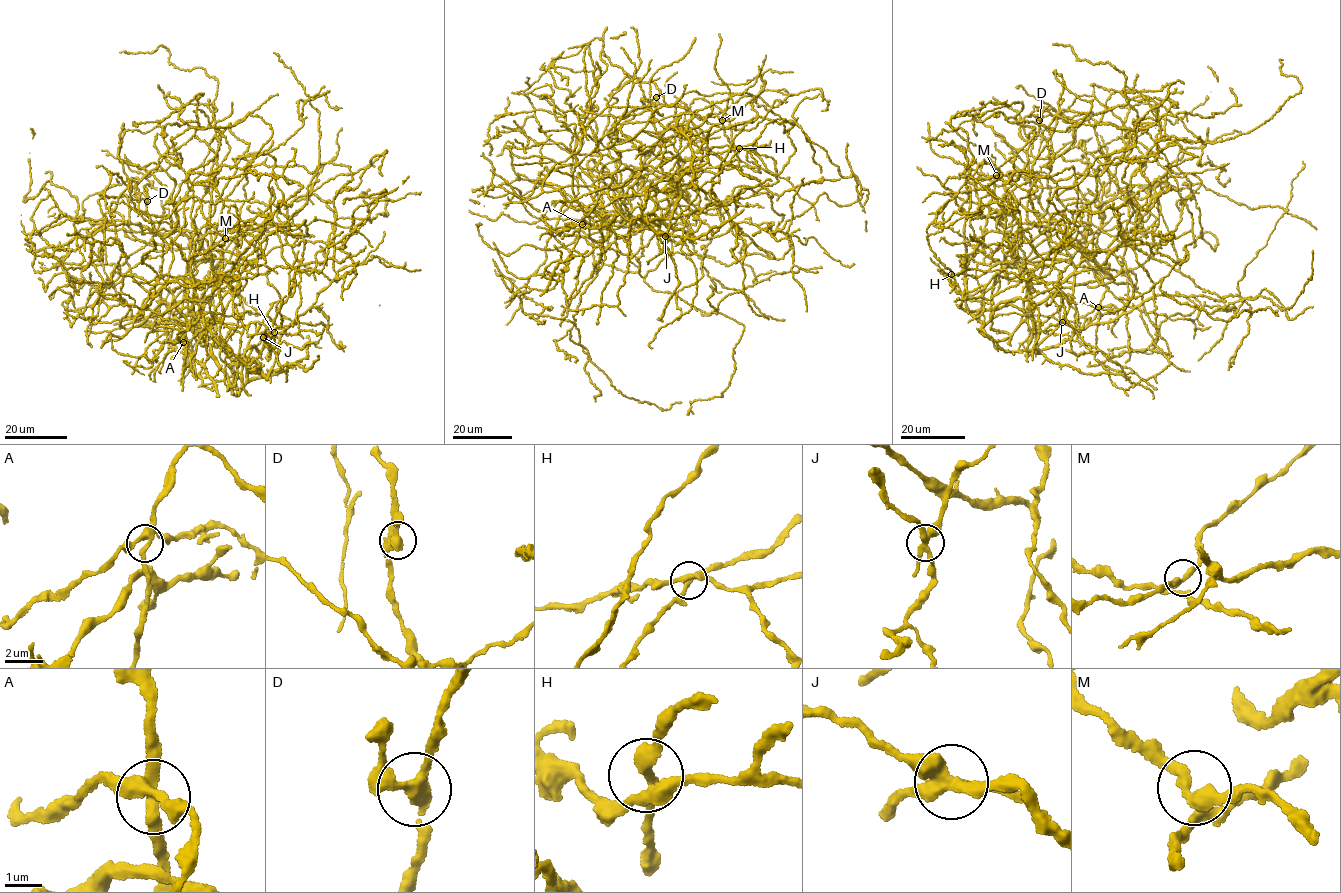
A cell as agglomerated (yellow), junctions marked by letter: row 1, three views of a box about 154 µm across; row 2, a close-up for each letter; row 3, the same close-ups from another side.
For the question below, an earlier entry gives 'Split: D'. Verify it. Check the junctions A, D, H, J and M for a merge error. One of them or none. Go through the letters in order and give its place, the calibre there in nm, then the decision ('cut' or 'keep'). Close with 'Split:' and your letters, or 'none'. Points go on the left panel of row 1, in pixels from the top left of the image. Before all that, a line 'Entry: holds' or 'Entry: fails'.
Entry: fails
A: (183, 342) | 280 nm | keep
D: (147, 201) | 320 nm | keep
H: (274, 332) | 320 nm | keep
J: (263, 337) | 360 nm | cut
M: (225, 238) | 260 nm | keep
Split: J

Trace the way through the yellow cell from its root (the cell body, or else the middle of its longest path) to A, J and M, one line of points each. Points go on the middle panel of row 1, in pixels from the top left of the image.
A: (602, 191), (596, 201), (587, 207), (582, 224)
J: (602, 191), (621, 214), (633, 223), (639, 218), (646, 222), (651, 218), (680, 214), (665, 236)
M: (602, 191), (594, 209), (610, 230), (656, 225), (665, 173), (693, 176), (699, 187), (738, 164), (722, 120)

